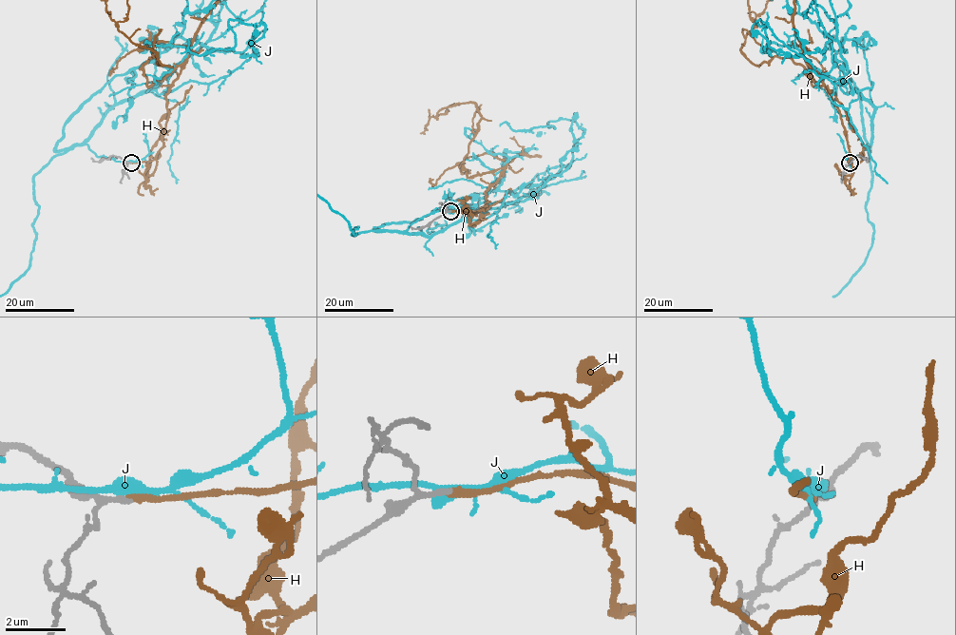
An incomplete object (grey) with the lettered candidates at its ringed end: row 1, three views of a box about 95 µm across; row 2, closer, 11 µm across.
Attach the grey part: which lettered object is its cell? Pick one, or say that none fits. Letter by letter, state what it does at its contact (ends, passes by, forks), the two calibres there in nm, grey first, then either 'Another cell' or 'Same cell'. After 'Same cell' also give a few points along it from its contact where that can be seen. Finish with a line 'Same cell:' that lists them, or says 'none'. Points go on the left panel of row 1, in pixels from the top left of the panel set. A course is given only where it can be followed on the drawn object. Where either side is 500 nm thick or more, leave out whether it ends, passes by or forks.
H: It ends there. Thickness 160 nm (grey) against 280 nm. Same cell. Its course: (130, 163), (162, 146), (166, 94), (184, 65), (148, 86), (143, 65), (162, 66), (106, 11)
J: It passes by. Thickness 170 nm (grey) against 380 nm. Another cell
Same cell: H

